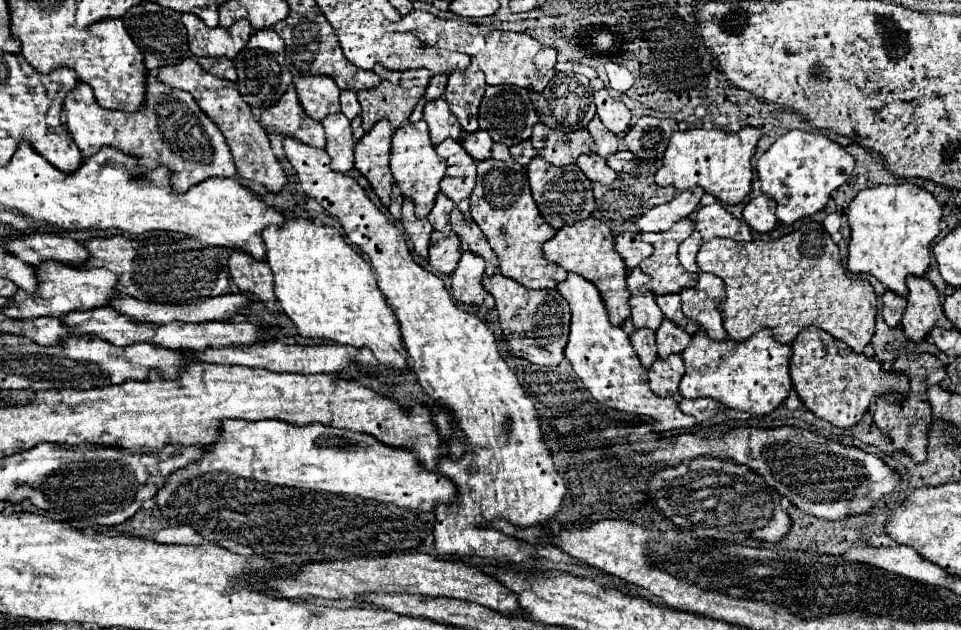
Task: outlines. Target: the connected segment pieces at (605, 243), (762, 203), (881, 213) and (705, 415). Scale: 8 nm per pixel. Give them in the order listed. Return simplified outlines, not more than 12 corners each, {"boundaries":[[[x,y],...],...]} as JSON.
{"boundaries":[[[561,227],[543,255],[601,291],[611,323],[629,317],[627,267],[611,229]],[[767,195],[749,199],[743,219],[759,233],[775,223],[775,199]],[[875,185],[847,207],[847,269],[907,297],[941,207],[917,185]],[[711,397],[681,399],[679,409],[707,421],[719,411],[719,403]]]}

